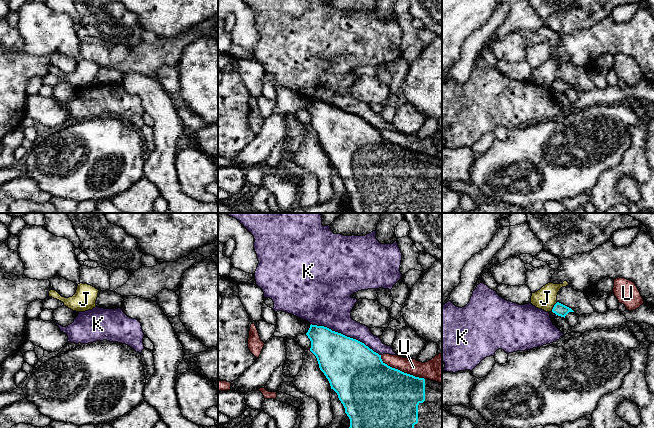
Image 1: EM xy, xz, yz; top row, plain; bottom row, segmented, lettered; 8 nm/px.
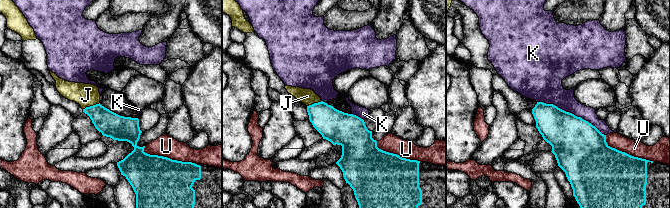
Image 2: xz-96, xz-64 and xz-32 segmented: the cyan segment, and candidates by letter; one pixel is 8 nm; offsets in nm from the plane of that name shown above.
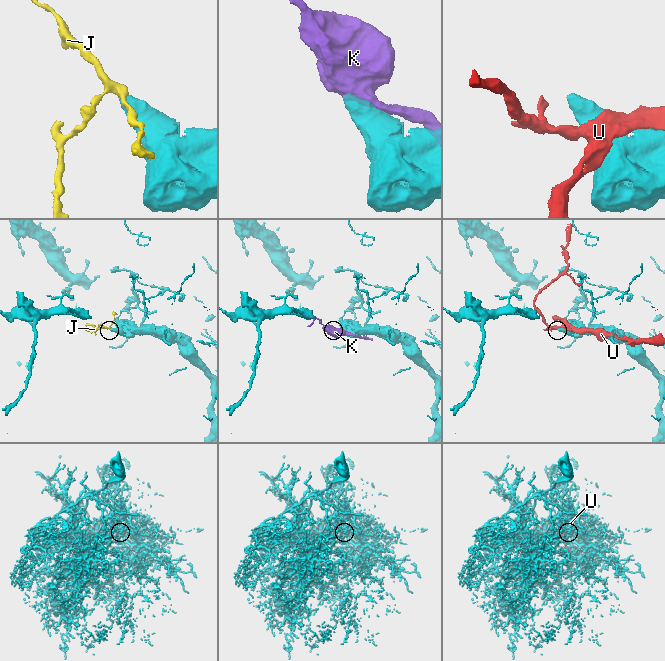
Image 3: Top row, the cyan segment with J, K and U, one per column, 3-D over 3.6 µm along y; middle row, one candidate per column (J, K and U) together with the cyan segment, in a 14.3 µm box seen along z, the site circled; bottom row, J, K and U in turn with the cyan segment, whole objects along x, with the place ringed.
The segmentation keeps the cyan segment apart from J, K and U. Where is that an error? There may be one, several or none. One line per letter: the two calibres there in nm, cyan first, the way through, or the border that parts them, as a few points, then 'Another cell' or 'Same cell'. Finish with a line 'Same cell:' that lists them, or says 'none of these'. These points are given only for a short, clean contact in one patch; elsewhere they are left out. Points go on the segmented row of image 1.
J: Thickness 100 nm (cyan) against 170 nm. Boundary: yz (557, 302), (551, 310). Another cell
K: Thickness 420 nm (cyan) against 300 nm. Another cell
U: Thickness 500 nm (cyan) against 160 nm. Another cell
Same cell: none of these

